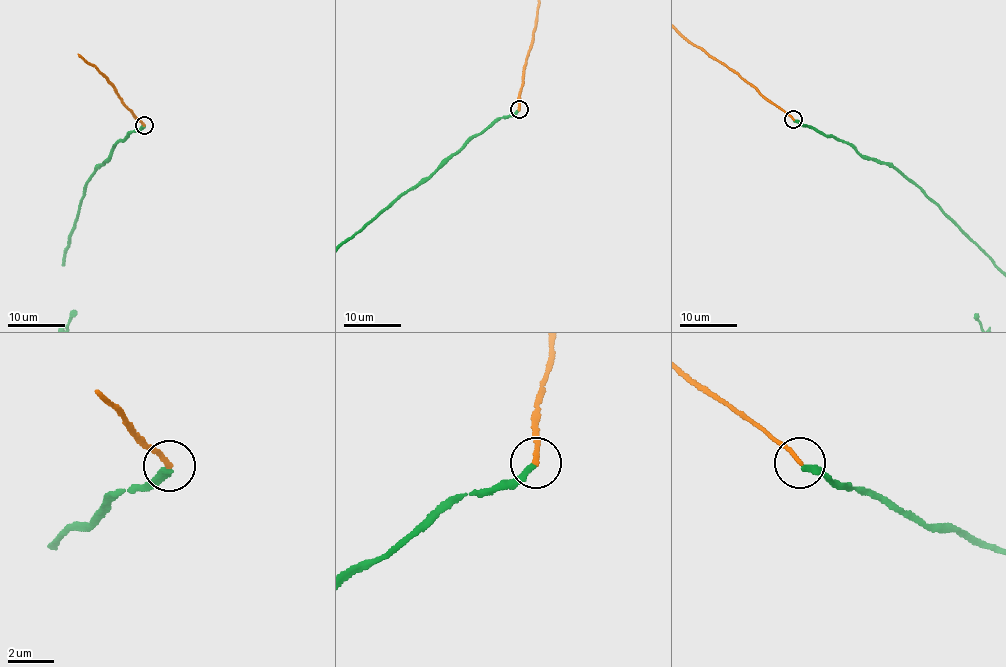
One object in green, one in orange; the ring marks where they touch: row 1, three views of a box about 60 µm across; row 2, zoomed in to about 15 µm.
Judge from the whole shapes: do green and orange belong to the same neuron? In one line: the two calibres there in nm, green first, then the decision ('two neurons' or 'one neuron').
280 nm thick on the green side, 190 nm on the other; two neurons

